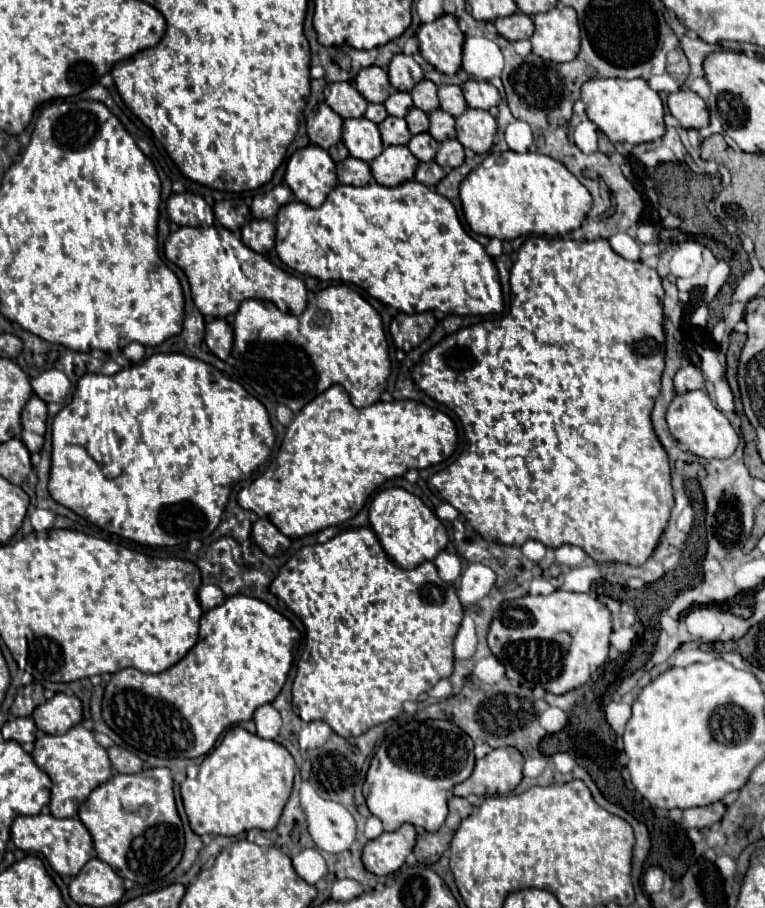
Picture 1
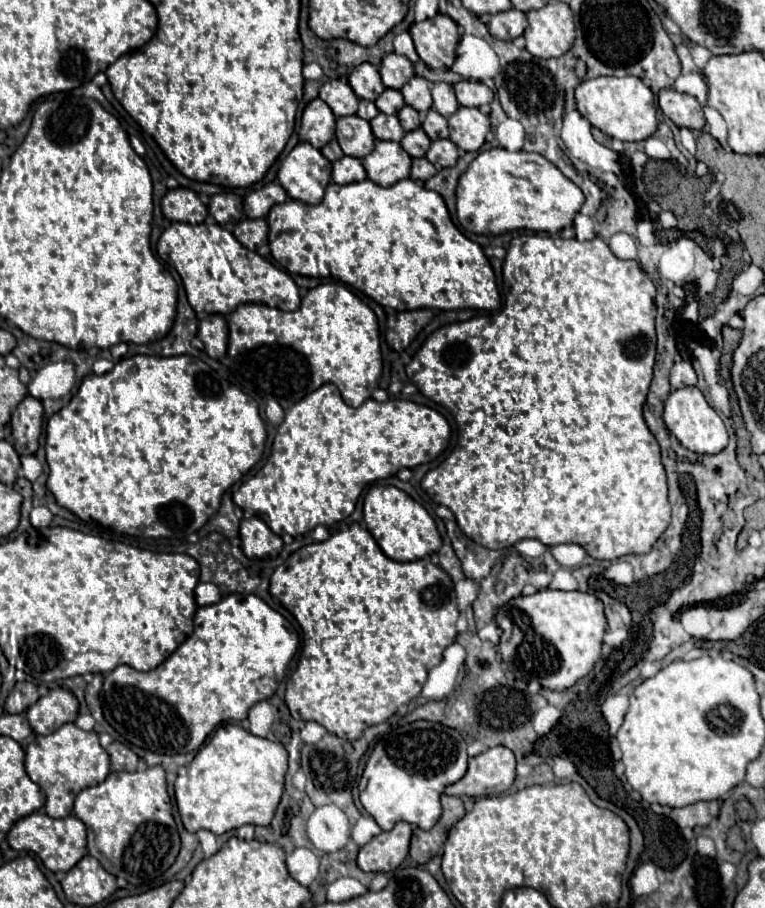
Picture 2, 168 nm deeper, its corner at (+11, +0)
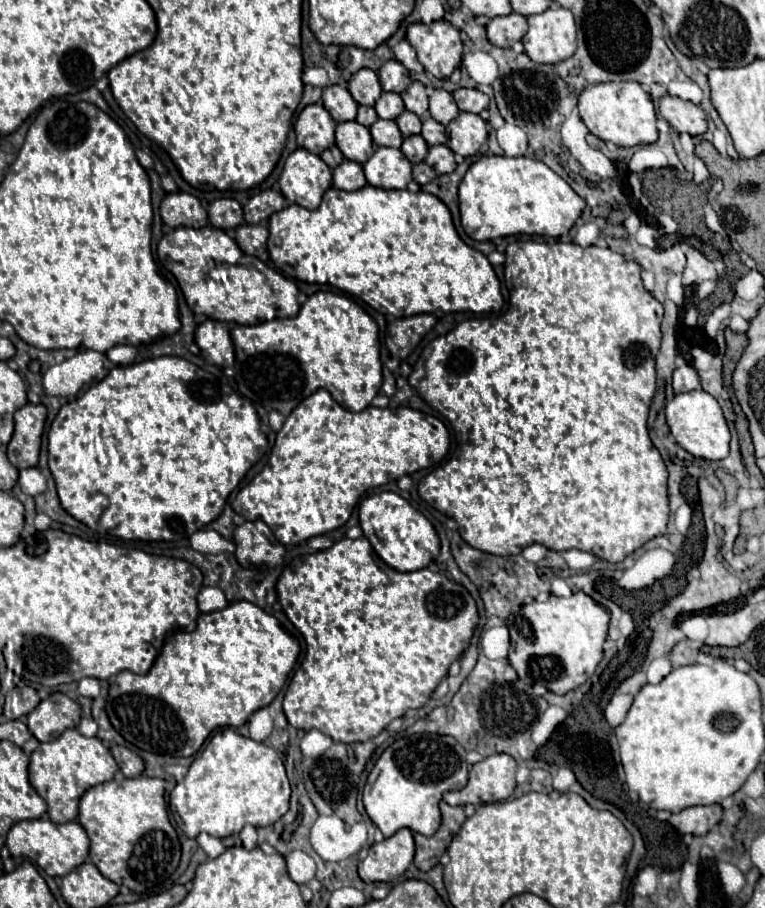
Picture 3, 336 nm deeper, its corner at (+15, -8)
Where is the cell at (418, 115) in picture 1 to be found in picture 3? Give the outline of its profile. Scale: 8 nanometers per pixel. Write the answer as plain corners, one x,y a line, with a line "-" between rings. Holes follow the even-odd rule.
403,111
397,117
397,125
399,125
403,137
411,137
411,135
421,133
421,119
417,115
413,115
411,111

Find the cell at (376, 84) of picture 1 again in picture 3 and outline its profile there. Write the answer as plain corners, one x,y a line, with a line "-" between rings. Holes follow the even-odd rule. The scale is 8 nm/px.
361,69
349,79
349,93
359,105
375,105
375,101
381,97
383,89
379,85
377,73
371,69

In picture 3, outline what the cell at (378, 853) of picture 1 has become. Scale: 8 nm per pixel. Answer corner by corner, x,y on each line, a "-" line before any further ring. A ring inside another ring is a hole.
399,829
393,837
369,847
367,857
359,863
359,877
365,883
395,881
413,861
413,853
411,829

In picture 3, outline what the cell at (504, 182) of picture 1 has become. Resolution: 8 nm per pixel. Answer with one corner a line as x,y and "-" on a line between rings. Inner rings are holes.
485,155
477,159
465,173
459,185
459,213
463,231
475,241
493,241
507,235
543,235
543,237
563,237
575,225
585,209
585,201
545,163
529,157
503,157

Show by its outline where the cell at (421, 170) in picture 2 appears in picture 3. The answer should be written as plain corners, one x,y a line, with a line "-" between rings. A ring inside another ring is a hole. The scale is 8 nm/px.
423,161
413,167
413,179
415,179
419,185
425,185
425,183
433,181
435,177
437,177
437,173
435,173
427,163
423,163

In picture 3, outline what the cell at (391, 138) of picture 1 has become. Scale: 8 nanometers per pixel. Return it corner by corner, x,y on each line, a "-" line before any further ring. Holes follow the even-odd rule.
377,119
371,127
371,137
373,137
373,143
375,145
383,145
383,147
401,147
403,143
403,137
401,137
401,131
397,127
395,121
385,121
385,119

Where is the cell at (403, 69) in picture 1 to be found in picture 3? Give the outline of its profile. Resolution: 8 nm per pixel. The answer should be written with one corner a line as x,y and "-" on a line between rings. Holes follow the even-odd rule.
395,59
387,61
381,65
379,69
379,81
383,91
393,91
393,93
403,93
407,89
407,85
411,83
409,71

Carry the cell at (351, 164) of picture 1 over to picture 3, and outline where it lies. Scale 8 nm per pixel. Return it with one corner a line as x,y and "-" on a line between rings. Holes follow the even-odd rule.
343,161
333,169
333,185
343,191
357,191
365,187
367,179
363,175
363,167
355,161

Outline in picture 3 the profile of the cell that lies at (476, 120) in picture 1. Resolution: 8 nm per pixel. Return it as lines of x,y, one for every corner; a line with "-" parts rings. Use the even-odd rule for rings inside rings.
459,113
449,125
447,147
463,157
473,157
487,141
487,123
475,113

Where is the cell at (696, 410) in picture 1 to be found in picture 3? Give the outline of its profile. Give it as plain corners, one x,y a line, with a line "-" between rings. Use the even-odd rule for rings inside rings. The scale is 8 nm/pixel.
703,389
675,395
673,401
667,403
665,415
667,415
669,431
675,437
677,445
681,445
691,455
701,457
701,459
725,459
725,455
729,453
731,435
729,435
725,417
721,413
721,407
715,401
715,397
711,397

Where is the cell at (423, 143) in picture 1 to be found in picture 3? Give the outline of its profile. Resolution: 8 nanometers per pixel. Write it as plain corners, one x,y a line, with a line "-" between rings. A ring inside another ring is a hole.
411,135
411,137
403,139
401,151
415,165
415,163
421,163
425,159
425,155
429,151
429,145
425,143
425,139
421,135

